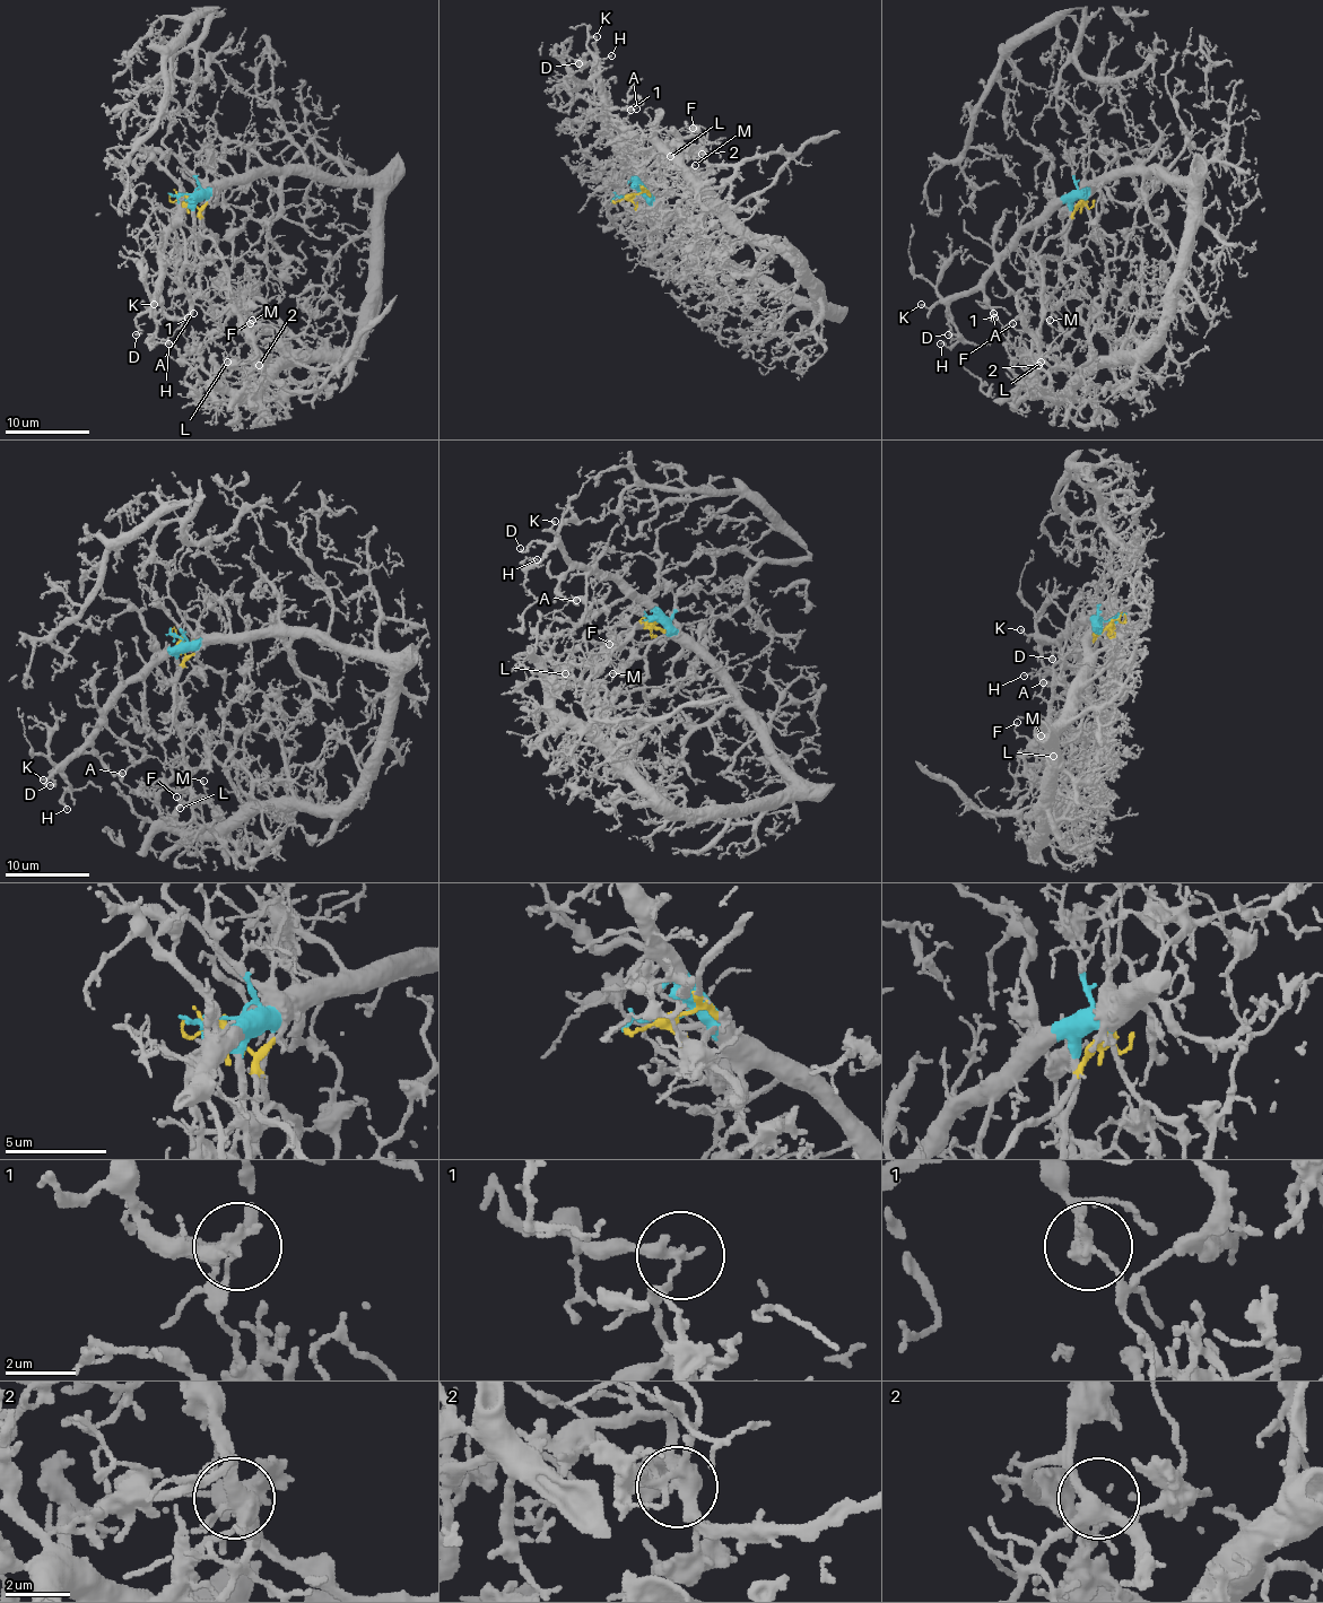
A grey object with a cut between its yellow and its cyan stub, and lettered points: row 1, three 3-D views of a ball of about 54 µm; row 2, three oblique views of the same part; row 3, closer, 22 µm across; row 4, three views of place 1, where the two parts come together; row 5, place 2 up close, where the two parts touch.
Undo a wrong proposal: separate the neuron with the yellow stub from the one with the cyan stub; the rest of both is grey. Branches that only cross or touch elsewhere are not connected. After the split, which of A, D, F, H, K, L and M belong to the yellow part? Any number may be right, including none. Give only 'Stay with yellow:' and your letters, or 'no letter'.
Stay with yellow: F, L, M

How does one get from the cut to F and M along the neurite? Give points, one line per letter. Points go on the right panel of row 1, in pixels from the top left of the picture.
F: (1082, 194), (1076, 209), (1041, 251), (1041, 327), (1034, 333), (1016, 329), (1013, 322)
M: (1082, 194), (1041, 251), (1041, 333), (1032, 341), (1032, 358), (1045, 368), (1060, 358), (1049, 321)

